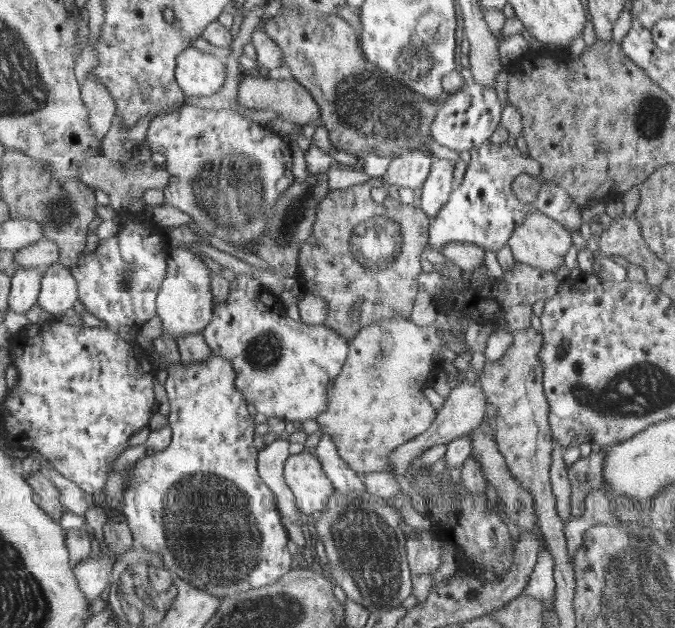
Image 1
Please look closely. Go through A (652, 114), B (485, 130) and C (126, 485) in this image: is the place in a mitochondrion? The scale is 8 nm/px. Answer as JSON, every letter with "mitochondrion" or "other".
{"A":"mitochondrion","B":"other","C":"other"}

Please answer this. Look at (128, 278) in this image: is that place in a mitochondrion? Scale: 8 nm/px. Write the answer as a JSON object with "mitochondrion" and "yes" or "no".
{"mitochondrion":"yes"}

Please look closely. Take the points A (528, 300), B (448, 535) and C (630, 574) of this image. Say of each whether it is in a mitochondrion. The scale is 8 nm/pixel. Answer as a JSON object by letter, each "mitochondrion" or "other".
{"A":"other","B":"other","C":"mitochondrion"}

